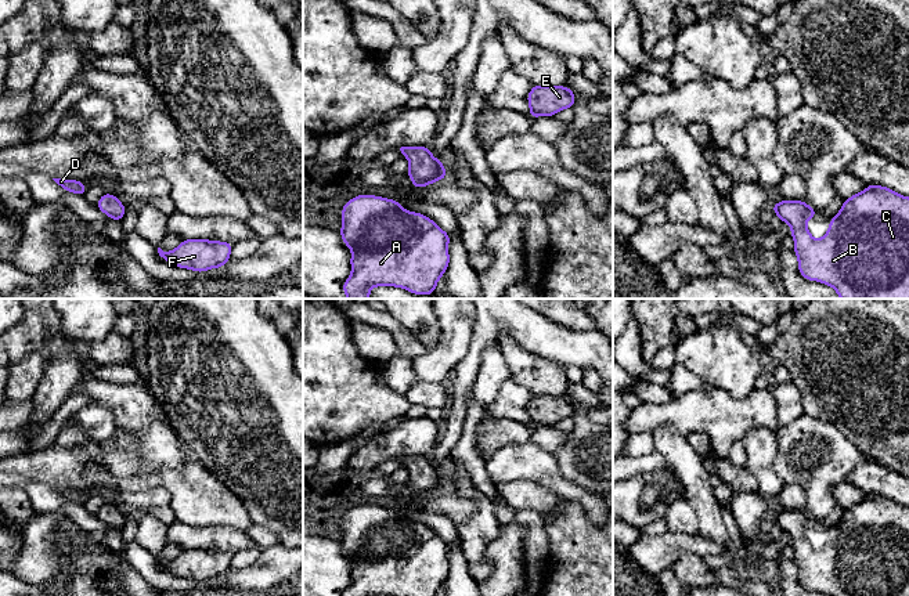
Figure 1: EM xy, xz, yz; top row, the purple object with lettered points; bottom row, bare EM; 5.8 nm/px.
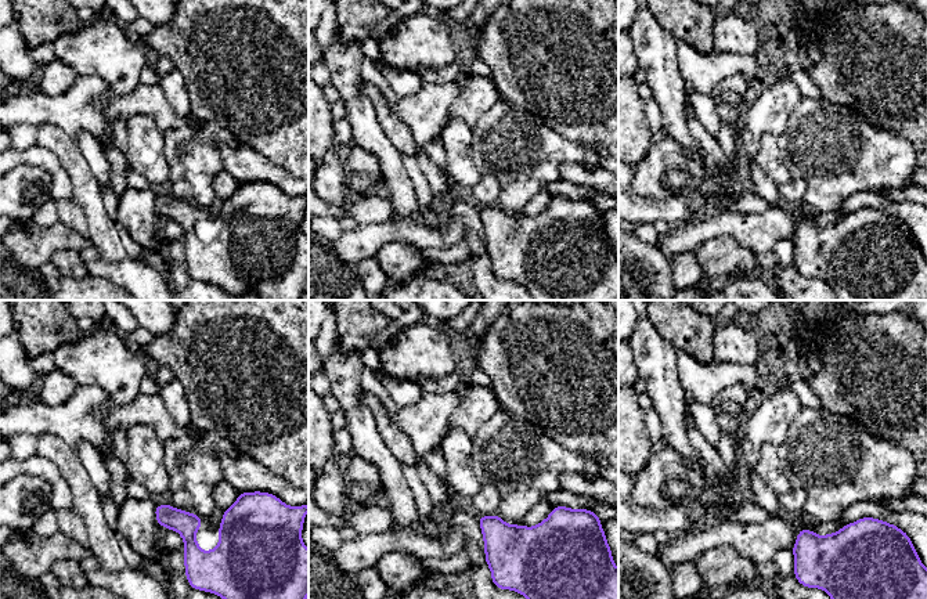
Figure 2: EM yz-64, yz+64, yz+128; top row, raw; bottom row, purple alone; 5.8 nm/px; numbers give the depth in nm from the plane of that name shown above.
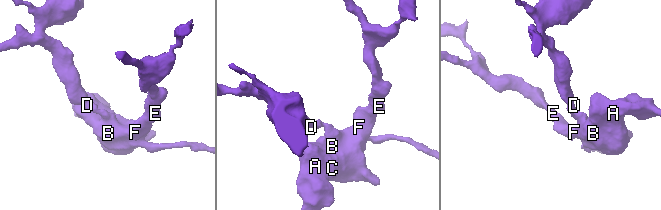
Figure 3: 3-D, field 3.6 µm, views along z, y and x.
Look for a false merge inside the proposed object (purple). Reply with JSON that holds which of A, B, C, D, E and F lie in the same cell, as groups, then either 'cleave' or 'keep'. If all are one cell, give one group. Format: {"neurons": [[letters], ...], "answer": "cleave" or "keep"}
{"neurons": [["A", "B", "C", "D", "E", "F"]], "answer": "keep"}

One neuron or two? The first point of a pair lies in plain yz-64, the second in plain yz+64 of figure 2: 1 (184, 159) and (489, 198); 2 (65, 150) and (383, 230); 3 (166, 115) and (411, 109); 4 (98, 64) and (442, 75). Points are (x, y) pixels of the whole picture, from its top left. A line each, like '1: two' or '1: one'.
1: two
2: two
3: one
4: two

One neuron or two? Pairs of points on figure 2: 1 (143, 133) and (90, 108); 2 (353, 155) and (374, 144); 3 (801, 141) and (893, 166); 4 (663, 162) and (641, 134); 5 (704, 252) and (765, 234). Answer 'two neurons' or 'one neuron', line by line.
1: two neurons
2: two neurons
3: one neuron
4: two neurons
5: two neurons

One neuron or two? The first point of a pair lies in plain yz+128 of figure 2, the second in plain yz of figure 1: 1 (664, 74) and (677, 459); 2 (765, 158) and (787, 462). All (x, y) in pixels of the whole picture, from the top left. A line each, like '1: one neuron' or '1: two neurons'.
1: one neuron
2: two neurons

